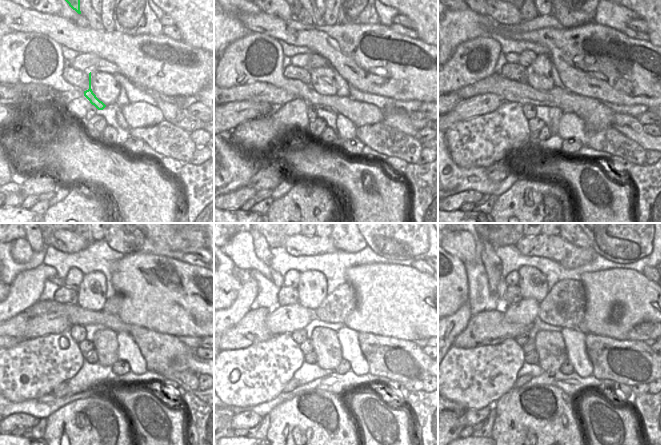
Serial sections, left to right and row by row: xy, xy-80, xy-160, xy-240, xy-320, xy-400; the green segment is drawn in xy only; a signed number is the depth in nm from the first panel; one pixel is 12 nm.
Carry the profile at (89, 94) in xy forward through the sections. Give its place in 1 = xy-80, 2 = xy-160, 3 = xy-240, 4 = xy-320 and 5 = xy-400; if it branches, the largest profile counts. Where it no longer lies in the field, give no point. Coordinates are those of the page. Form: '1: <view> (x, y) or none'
1: xy-80 (328, 108)
2: xy-160 (555, 114)
3: xy-240 (105, 344)
4: xy-320 (326, 346)
5: xy-400 (549, 345)

